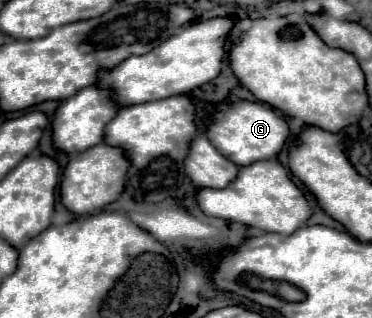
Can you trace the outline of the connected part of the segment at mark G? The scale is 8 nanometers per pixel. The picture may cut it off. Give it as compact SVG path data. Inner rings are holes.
M258 101L224 103L208 127L208 139L238 167L246 167L246 163L256 163L258 159L274 159L284 149L288 137L290 127L286 119L276 115L272 107L266 107Z

